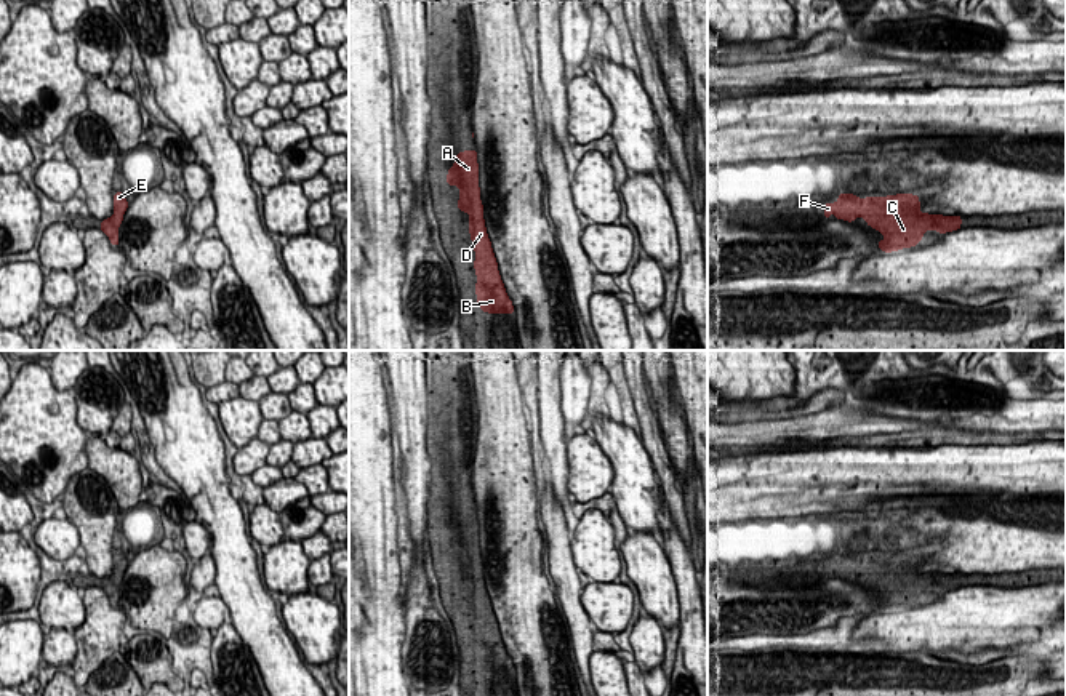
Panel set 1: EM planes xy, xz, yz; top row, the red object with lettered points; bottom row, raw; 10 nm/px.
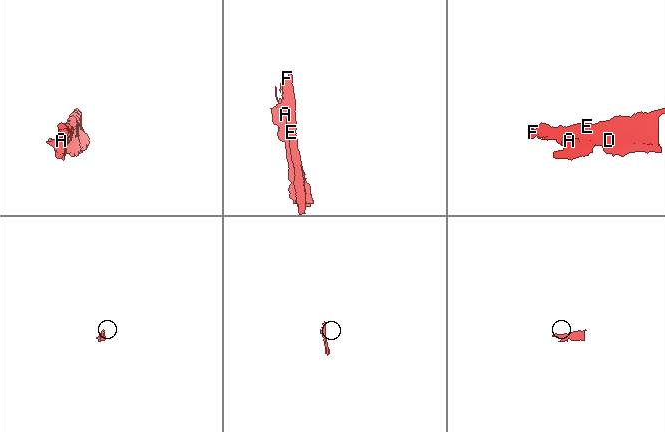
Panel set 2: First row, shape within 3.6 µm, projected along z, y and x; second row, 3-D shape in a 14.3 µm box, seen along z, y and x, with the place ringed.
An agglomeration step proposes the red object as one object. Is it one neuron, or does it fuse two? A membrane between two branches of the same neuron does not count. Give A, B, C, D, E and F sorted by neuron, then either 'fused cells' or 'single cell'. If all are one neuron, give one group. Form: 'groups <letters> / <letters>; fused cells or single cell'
groups A B C D E F; single cell

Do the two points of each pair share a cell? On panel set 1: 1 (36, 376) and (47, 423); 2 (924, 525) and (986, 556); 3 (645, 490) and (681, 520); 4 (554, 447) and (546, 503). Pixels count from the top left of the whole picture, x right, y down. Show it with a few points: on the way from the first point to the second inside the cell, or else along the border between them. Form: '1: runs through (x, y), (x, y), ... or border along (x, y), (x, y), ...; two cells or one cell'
1: runs through (36, 388), (36, 412); one cell
2: runs through (940, 527), (951, 533), (962, 533), (970, 540); one cell
3: border along (652, 464), (665, 500); two cells
4: border along (551, 490), (561, 506); two cells

